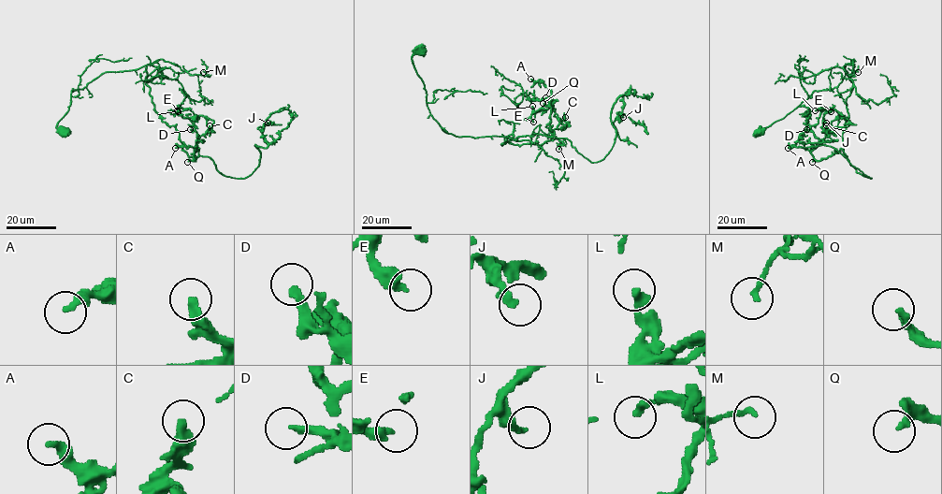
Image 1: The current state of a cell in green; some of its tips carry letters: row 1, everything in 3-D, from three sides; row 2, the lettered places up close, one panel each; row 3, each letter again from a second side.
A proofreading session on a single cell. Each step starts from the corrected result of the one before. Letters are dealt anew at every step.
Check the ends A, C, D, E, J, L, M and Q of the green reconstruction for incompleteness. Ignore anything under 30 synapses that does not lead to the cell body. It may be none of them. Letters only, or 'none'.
E, Q

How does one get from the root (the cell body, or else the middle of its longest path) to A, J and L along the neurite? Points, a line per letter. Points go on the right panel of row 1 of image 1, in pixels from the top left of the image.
A: (845, 126), (843, 142), (846, 156), (841, 149), (816, 160), (807, 150), (794, 146), (788, 148)
J: (845, 126), (844, 155), (857, 173), (872, 178), (830, 146), (804, 147), (831, 140), (822, 127), (826, 123)
L: (845, 126), (846, 156), (841, 149), (816, 160), (811, 152), (818, 139), (811, 127), (820, 110), (815, 110)

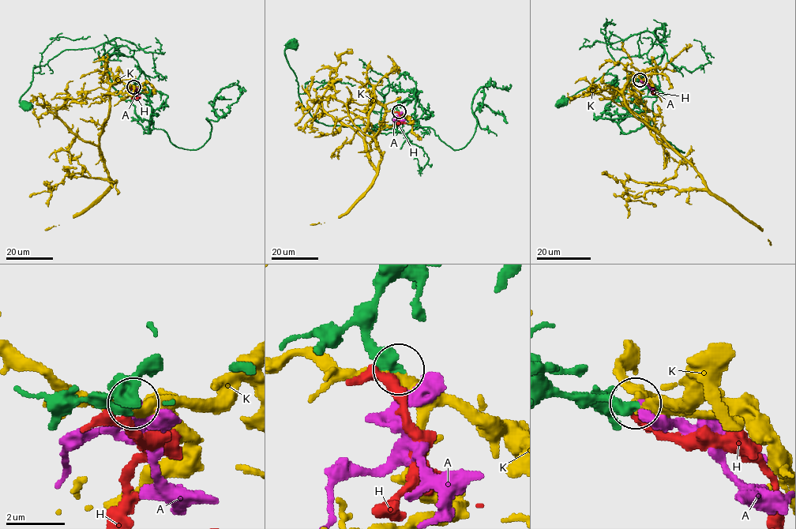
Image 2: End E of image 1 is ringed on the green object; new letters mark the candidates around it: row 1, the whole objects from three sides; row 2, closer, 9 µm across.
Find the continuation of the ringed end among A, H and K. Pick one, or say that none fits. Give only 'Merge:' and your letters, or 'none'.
Merge: A

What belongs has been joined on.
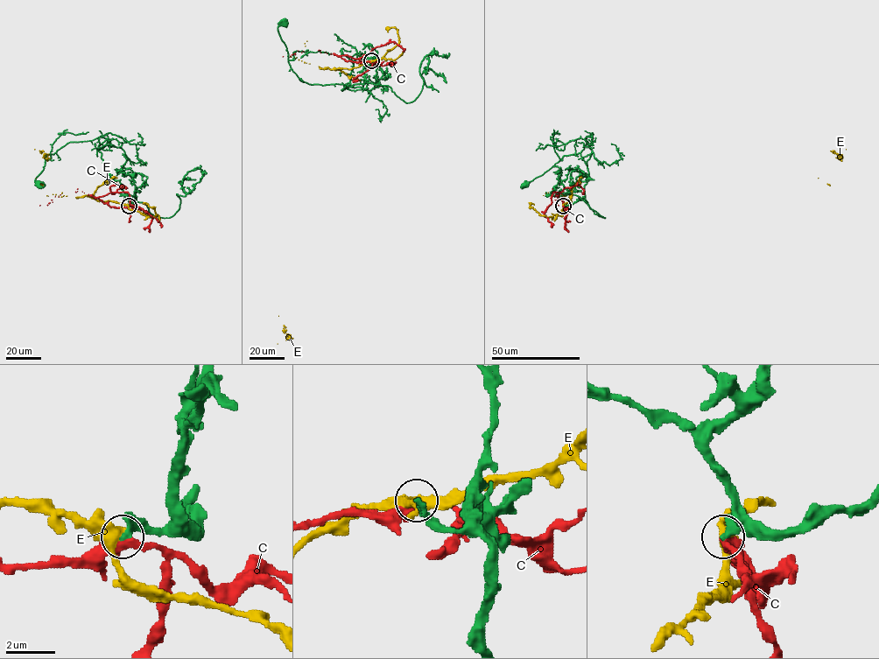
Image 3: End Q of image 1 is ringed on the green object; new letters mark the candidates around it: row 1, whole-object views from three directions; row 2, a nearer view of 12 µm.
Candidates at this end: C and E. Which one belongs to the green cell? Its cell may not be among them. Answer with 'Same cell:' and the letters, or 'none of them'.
Same cell: none of them

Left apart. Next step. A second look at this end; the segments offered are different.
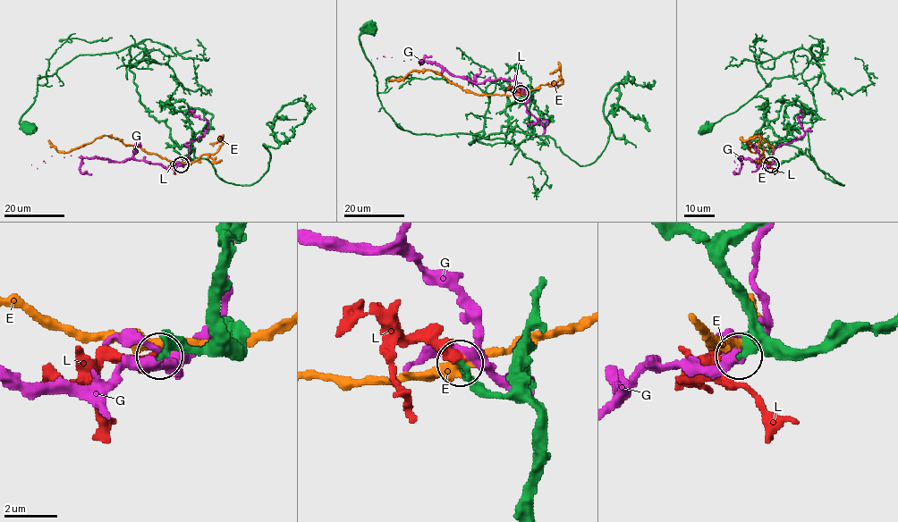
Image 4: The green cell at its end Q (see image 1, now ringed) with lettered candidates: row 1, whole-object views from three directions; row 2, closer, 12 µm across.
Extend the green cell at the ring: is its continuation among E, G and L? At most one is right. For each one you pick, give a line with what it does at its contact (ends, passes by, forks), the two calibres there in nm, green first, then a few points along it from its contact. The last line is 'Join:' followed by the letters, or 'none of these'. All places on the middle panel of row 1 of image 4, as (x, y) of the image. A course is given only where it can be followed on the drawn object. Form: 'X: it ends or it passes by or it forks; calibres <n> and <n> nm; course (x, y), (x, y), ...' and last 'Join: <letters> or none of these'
L: it passes by; calibres 280 and 240 nm
Join: L

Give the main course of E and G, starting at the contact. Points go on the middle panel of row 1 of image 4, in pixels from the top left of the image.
E: (521, 94), (466, 92), (430, 71), (410, 71), (402, 79), (388, 81)
G: (522, 94), (522, 88), (514, 80), (499, 79), (474, 83), (450, 75), (430, 62), (385, 56), (371, 60)

